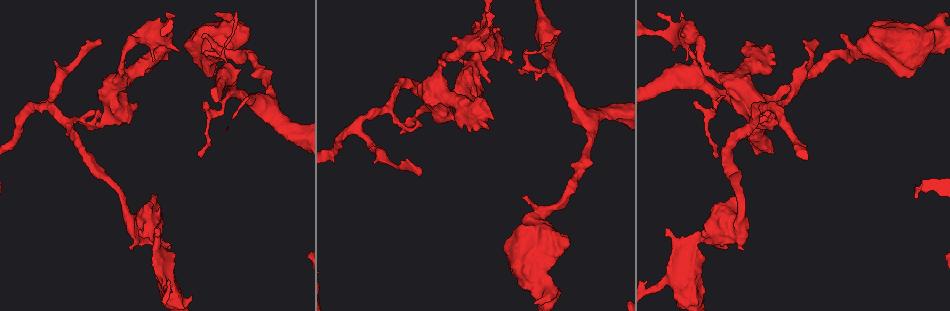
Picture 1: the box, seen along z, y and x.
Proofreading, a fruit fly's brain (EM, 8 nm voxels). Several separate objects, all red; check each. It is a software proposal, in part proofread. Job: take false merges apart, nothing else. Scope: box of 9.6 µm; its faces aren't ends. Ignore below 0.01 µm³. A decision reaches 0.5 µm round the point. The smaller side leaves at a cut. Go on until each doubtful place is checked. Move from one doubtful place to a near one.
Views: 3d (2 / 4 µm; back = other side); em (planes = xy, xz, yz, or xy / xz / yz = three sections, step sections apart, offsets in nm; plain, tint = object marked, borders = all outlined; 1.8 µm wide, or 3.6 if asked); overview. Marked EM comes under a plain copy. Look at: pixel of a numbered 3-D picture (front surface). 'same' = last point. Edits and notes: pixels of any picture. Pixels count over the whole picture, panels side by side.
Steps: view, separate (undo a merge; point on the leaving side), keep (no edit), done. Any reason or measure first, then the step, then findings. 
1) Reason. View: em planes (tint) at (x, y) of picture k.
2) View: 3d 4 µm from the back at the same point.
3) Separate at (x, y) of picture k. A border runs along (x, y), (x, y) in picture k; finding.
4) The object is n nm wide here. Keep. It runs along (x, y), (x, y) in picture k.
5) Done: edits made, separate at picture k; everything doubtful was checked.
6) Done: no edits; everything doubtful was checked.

Sudden change in width. View: 3d 2 µm at (695, 242) of picture 1.

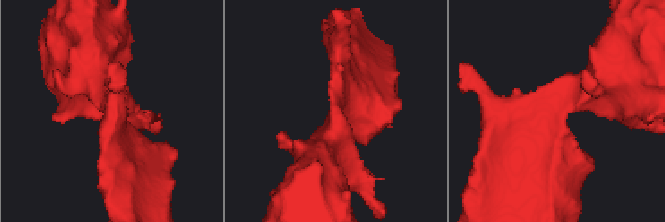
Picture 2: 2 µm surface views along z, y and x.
View: em planes (tint) at (336, 107) of picture 2.

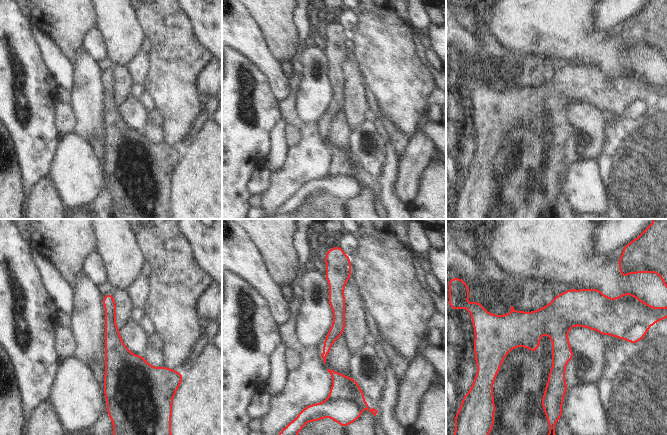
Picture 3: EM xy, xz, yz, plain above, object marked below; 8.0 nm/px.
Keep. It runs along (498, 326), (601, 318), (618, 335) in picture 3; one neuron here.

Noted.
Abrupt turn. View: em 3.6 µm planes (tint) at (166, 271) of picture 1.

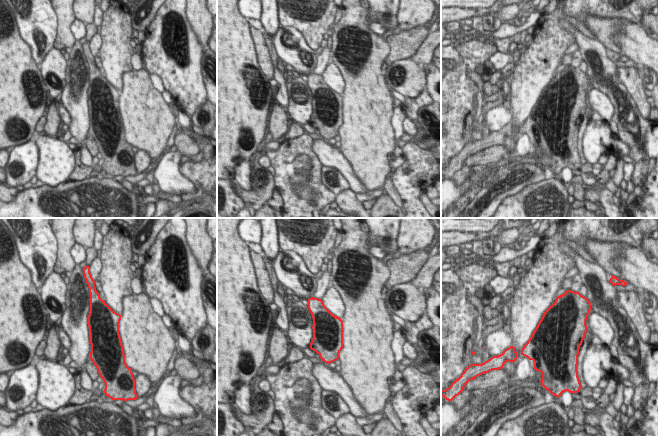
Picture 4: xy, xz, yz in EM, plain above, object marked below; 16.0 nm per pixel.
The object is 480 nm wide here. Keep. Continuous, no second neuron.

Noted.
Sharp bend. View: em xz step 8 (tint) at (774, 118) of picture 1.

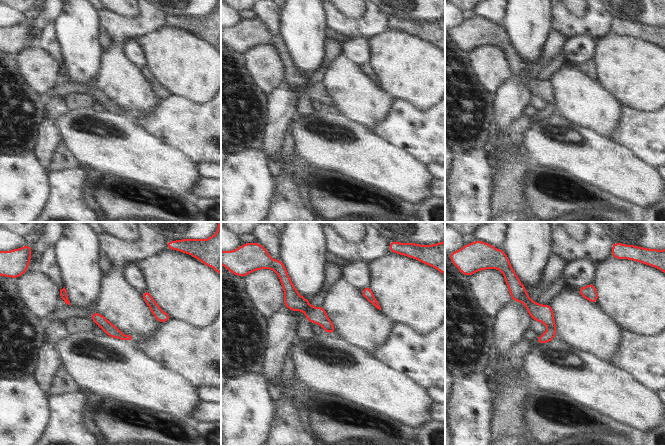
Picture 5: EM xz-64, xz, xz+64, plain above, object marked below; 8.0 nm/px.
Cut it another way. View: em planes (tint) at the same point.

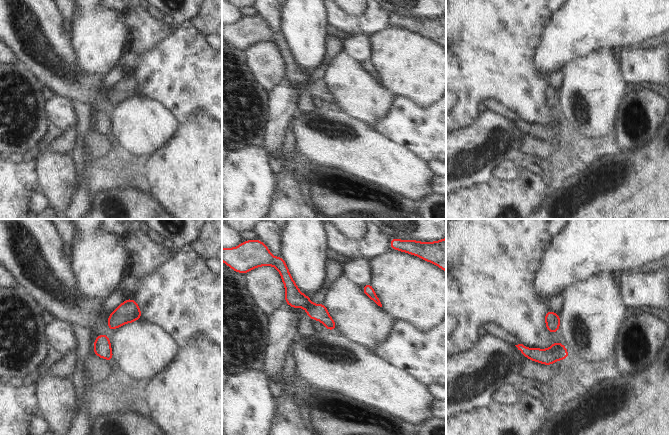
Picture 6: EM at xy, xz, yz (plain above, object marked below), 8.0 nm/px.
The object is 100 nm wide here. Keep. Continuous, no second neuron.

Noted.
Thick turns thin. View: em planes (borders) at (158, 38) of picture 1.

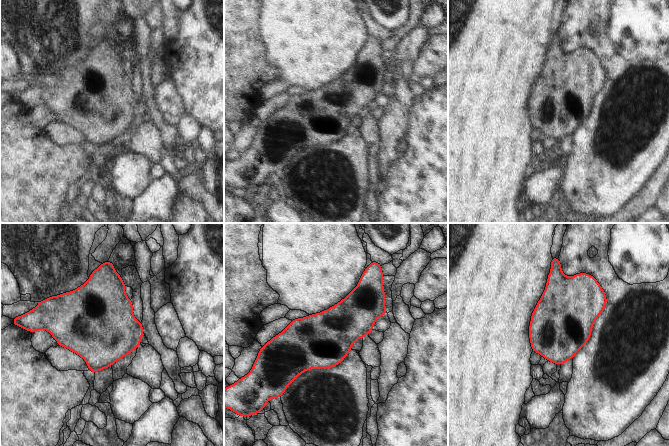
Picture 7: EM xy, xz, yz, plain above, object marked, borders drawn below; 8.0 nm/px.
Keep. Continuous, no second neuron.

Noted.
Abrupt turn. View: em xz step 4 (borders) at (748, 111) of picture 1.

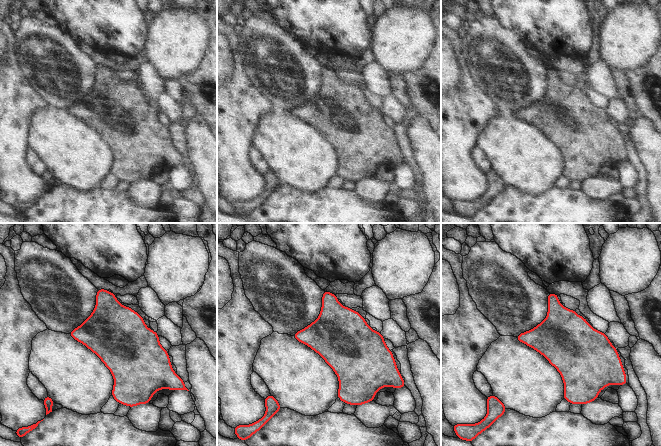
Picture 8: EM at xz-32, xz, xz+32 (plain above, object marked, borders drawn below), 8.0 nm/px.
Keep. Continuous, no second neuron.

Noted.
A fork. View: 3d 2 µm at (207, 113) of picture 1.

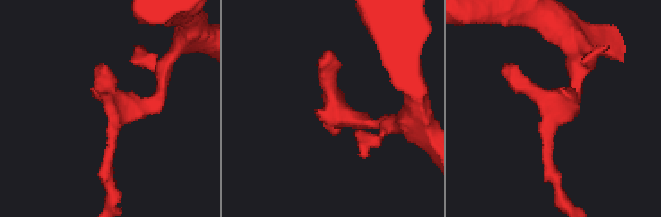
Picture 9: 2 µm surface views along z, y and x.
Now the EM. View: em xy step 8 (tint) at (115, 109) of picture 9.

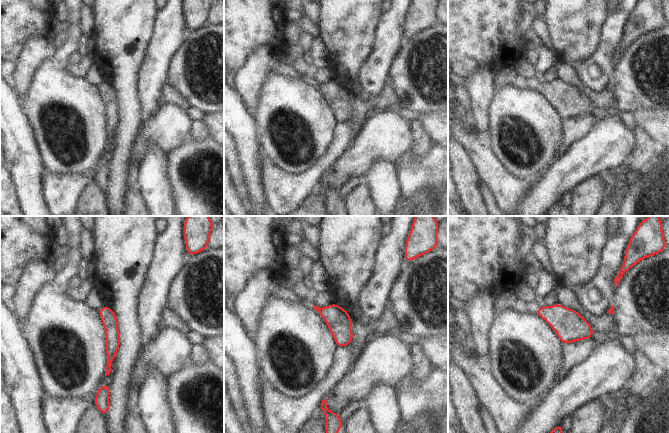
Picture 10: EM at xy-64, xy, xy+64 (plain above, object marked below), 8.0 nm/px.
Another direction. View: em xz step 4 (borders) at the same point.

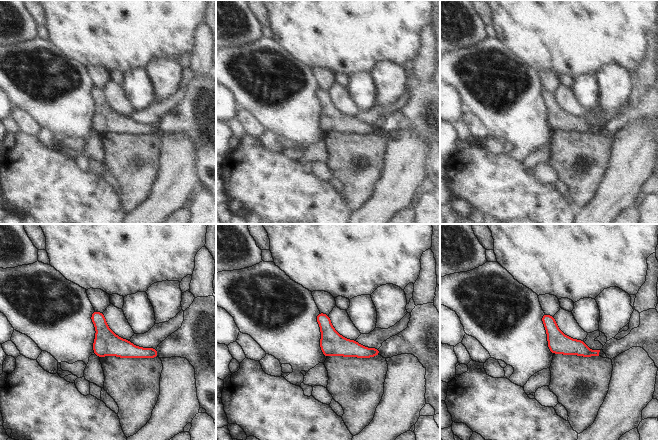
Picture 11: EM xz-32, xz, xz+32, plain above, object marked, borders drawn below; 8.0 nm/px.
The object is 180 nm wide here. Keep. It runs along (93, 316), (121, 348), (155, 355) in picture 11; all the same neuron.

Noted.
Done: no edits; everything doubtful was checked.

